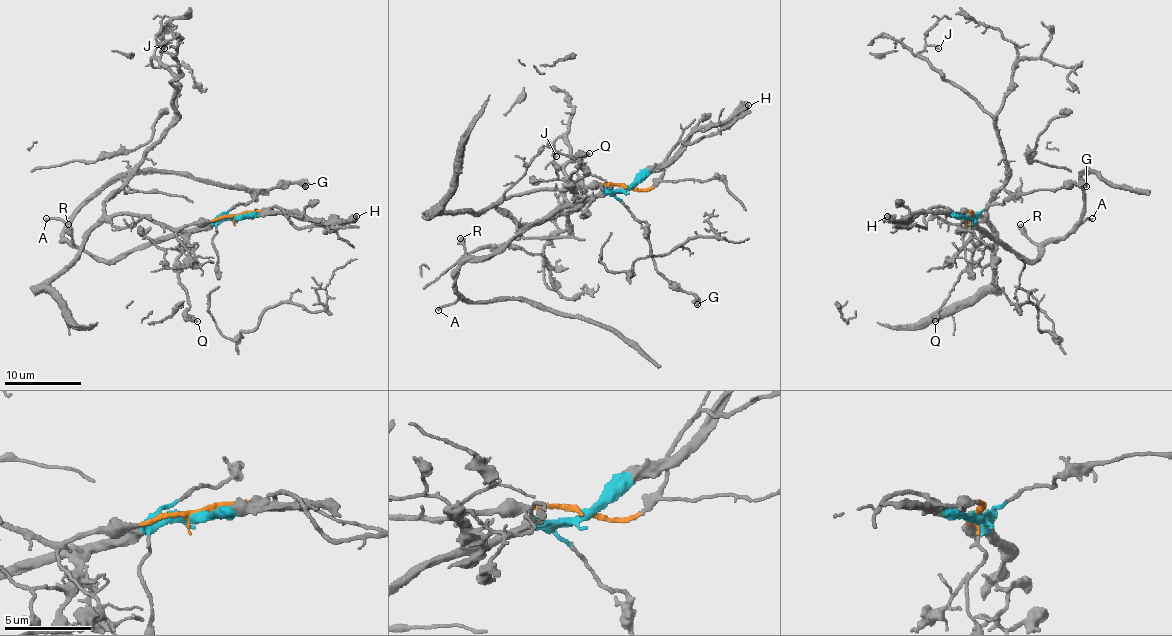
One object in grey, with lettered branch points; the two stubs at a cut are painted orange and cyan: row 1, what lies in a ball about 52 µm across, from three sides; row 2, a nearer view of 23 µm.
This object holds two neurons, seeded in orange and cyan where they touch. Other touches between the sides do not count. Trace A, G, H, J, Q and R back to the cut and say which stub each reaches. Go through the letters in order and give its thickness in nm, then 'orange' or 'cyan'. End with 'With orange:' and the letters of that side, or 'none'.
A: calibre 200 nm; cyan
G: calibre 550 nm; cyan
H: calibre 650 nm; cyan
J: calibre 140 nm; orange
Q: calibre 360 nm; cyan
R: calibre 440 nm; cyan
With orange: J

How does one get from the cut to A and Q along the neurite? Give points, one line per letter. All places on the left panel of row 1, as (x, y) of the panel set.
A: (236, 215), (159, 236), (113, 259), (75, 248), (63, 236), (65, 225), (59, 219), (46, 219)
Q: (236, 215), (213, 219), (194, 230), (188, 246), (178, 257), (178, 282), (190, 305), (186, 313), (197, 321)

